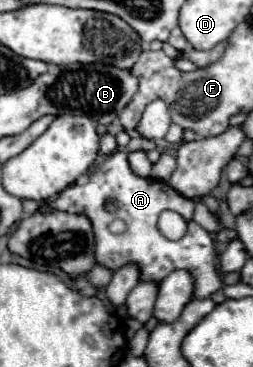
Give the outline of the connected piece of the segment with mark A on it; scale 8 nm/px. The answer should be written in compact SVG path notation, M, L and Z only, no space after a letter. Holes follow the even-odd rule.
M115 151L113 155L109 155L109 159L103 163L103 165L99 165L99 169L95 171L95 173L91 173L89 175L89 179L85 181L85 183L81 183L81 185L69 185L63 193L59 193L57 195L57 199L51 203L51 207L45 207L43 211L53 211L53 209L61 209L61 211L67 211L67 213L85 213L85 215L89 215L89 219L93 221L93 231L95 231L95 257L97 257L97 263L99 265L105 265L105 267L109 267L109 269L119 269L123 263L139 263L139 269L141 269L141 281L155 281L155 283L161 283L171 271L175 271L175 269L187 269L187 271L191 271L191 275L195 277L195 297L199 297L199 299L205 299L205 297L209 297L209 295L213 295L219 287L221 287L221 281L219 281L219 277L217 277L217 271L215 271L215 245L213 245L213 239L211 239L211 235L201 227L201 225L197 225L193 219L189 219L189 217L193 217L193 209L195 209L195 201L191 201L191 199L183 199L177 191L171 191L171 187L167 185L167 183L163 183L163 181L153 181L153 179L143 179L143 177L139 177L139 175L135 175L131 169L129 169L129 161L127 161L127 153L123 153L123 151ZM109 199L113 199L113 201L117 201L119 203L119 207L117 207L117 211L113 211L113 213L109 213L109 211L105 211L105 201L109 201ZM163 209L171 209L171 211L177 211L177 213L181 213L183 217L187 217L189 219L189 229L187 229L187 233L185 233L185 237L183 239L179 239L179 241L169 241L169 239L165 239L163 235L161 235L161 231L157 229L157 219L159 219L159 213L163 211ZM115 219L121 219L121 221L125 221L125 225L127 225L127 229L125 229L125 233L121 233L121 235L115 235L115 233L111 233L109 231L109 223L111 221L115 221Z

